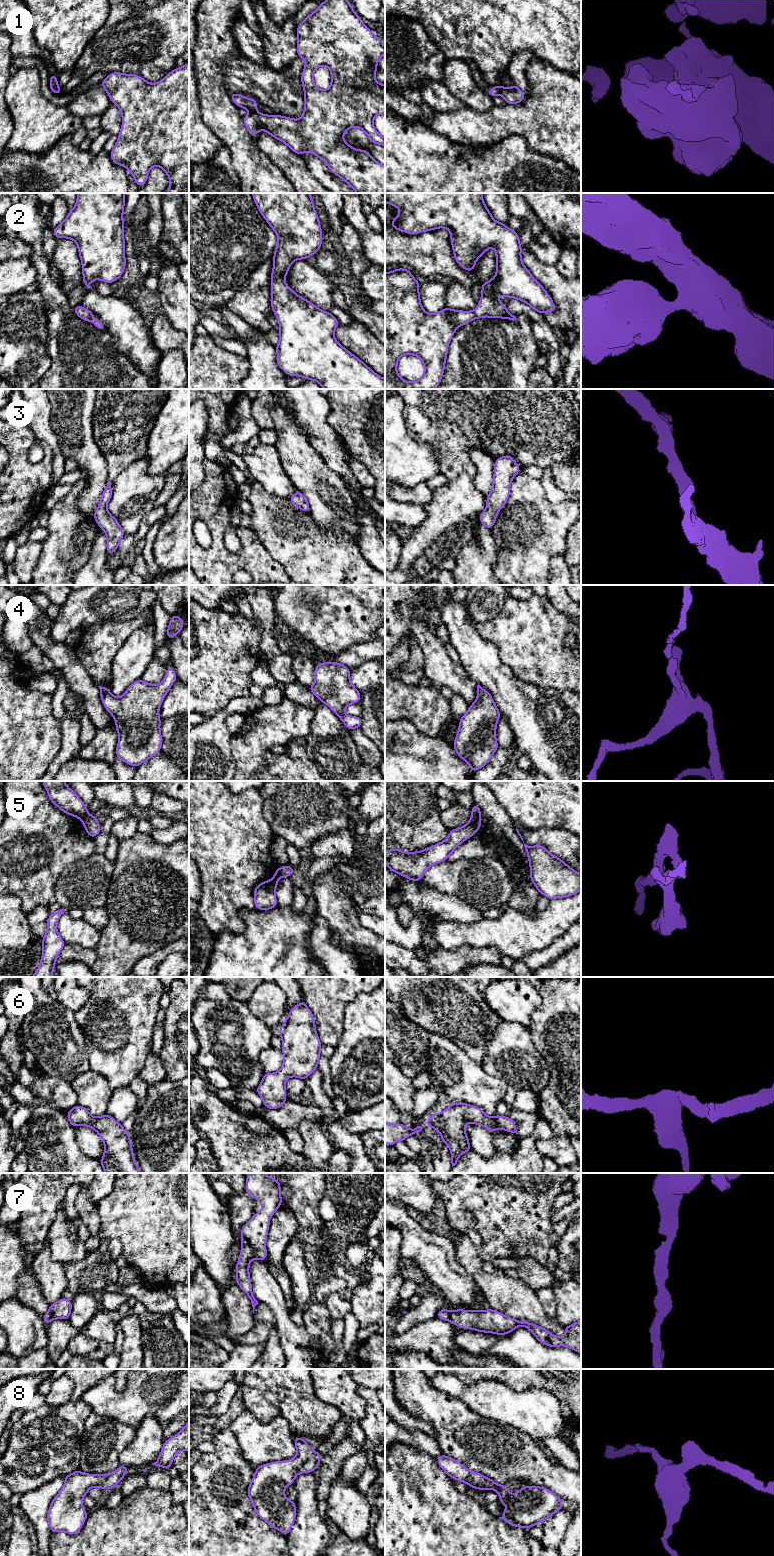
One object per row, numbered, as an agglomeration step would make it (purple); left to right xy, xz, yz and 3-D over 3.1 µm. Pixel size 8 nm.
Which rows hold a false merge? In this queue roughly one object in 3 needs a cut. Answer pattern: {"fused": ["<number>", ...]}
{"fused": ["1", "5"]}

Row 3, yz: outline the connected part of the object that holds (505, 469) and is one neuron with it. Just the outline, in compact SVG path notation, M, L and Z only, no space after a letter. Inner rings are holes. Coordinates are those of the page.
M505 455L495 460L493 485L486 498L487 507L479 515L483 526L492 530L498 512L509 498L510 484L518 473L520 473L520 467L511 455Z

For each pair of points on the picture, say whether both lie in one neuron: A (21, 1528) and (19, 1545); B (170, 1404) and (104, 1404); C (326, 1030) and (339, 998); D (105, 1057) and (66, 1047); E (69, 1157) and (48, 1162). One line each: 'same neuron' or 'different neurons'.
A: same neuron
B: same neuron
C: same neuron
D: different neurons
E: same neuron

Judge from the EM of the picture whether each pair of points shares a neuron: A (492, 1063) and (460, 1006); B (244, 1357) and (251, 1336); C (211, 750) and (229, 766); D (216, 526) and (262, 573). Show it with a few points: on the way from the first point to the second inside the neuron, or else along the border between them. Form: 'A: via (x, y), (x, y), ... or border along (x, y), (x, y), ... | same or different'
A: border along (495, 1029), (487, 1036), (487, 1050), (480, 1065) | different
B: border along (240, 1343), (264, 1344) | different
C: via (215, 754), (225, 764) | same
D: via (217, 542), (217, 546), (232, 561), (246, 561) | same

